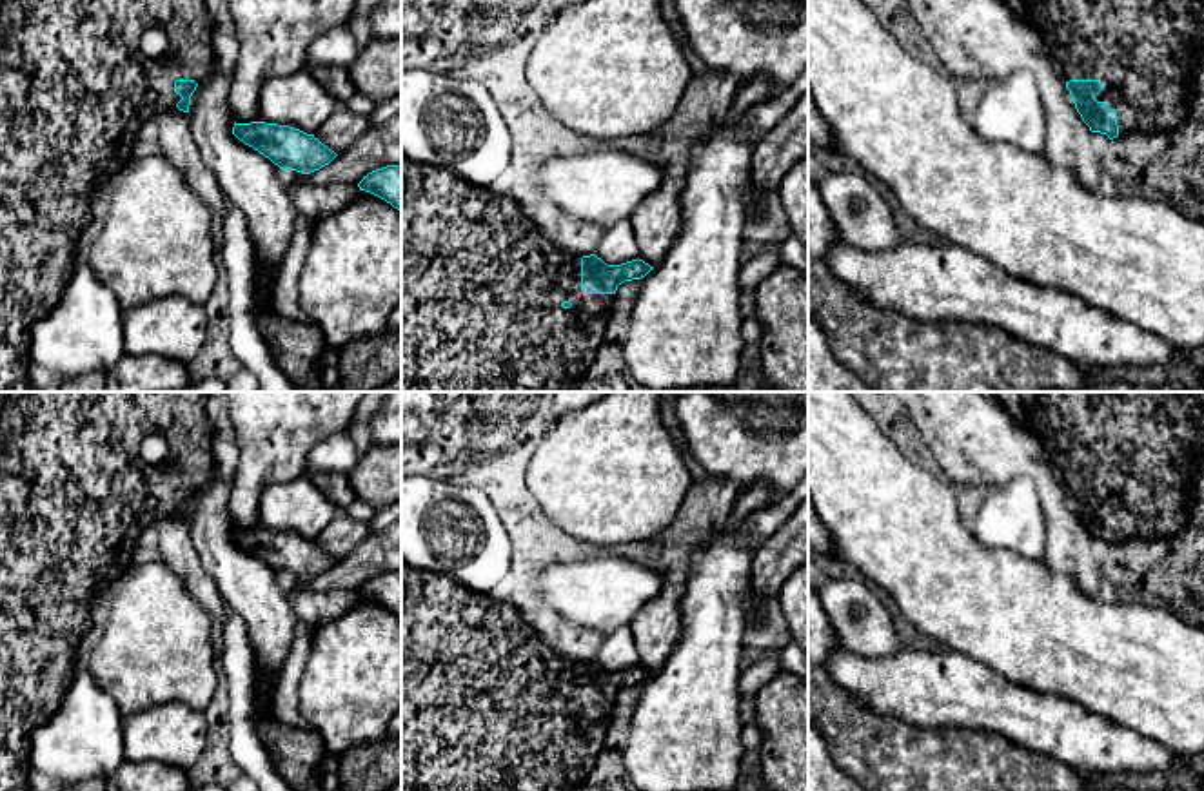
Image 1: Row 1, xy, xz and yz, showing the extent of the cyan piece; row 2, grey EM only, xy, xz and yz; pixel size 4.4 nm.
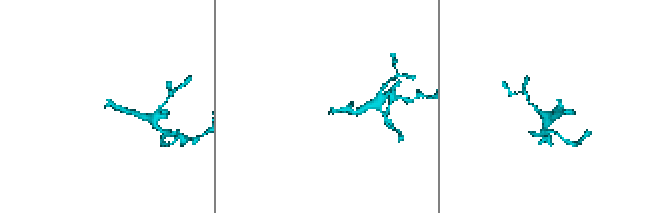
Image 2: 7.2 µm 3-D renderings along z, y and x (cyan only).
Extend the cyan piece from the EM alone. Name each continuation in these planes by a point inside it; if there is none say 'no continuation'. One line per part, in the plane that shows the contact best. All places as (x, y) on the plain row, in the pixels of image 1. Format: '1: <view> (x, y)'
1: yz (1137, 447)

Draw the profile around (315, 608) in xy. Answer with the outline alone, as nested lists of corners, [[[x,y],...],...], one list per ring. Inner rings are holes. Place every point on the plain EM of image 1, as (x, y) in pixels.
[[[291,588],[285,593],[296,617],[312,628],[338,619],[360,599],[360,593],[354,590],[311,591]]]

